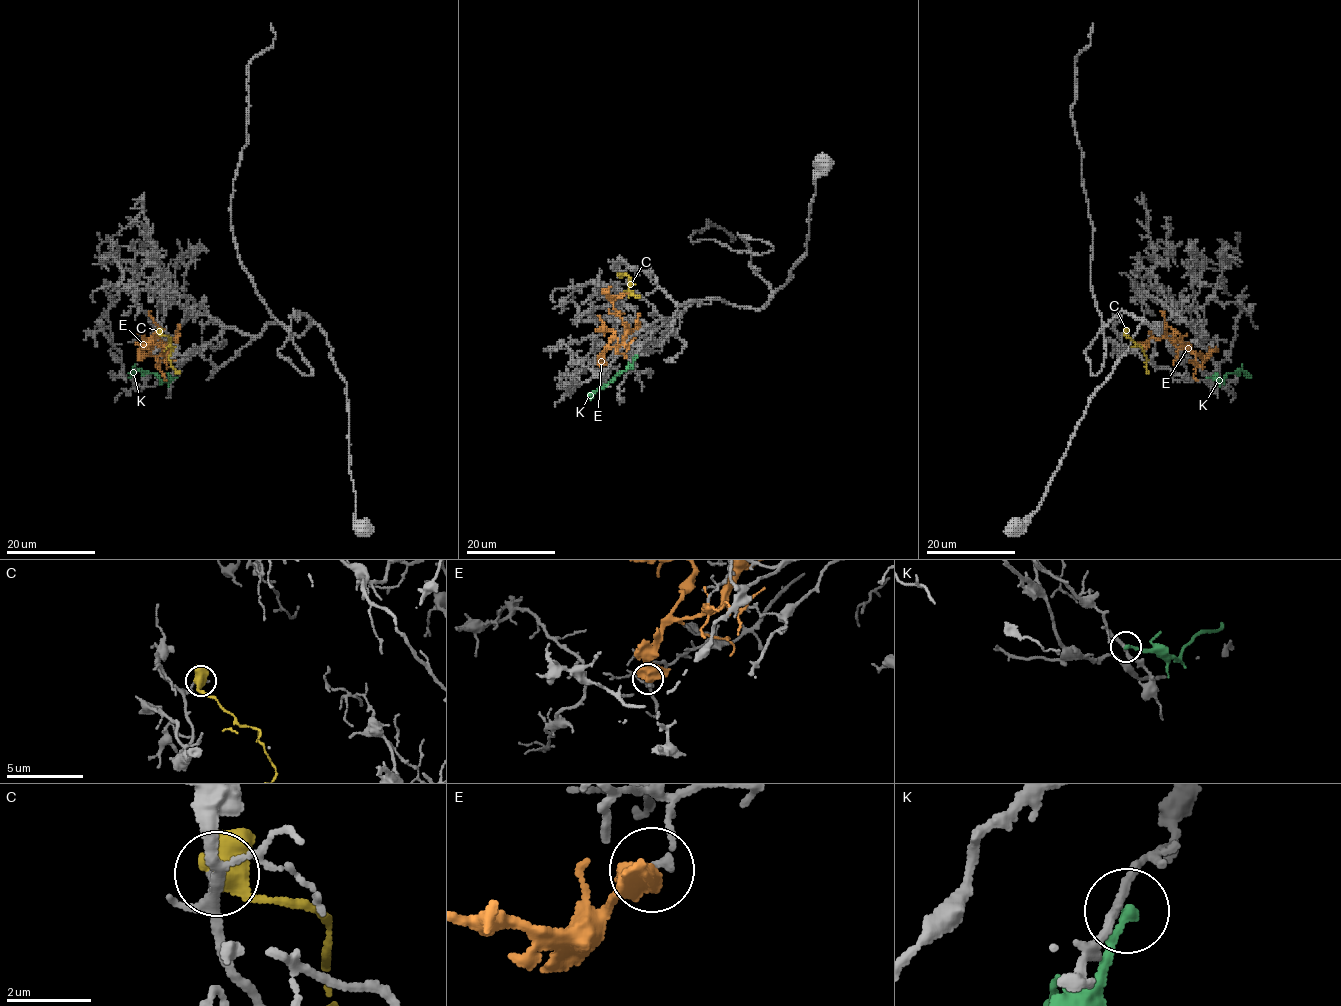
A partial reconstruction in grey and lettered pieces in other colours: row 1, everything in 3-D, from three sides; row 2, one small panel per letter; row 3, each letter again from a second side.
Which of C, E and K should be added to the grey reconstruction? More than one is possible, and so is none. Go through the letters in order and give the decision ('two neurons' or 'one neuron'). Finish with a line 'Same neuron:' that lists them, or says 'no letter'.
C: two neurons
E: two neurons
K: two neurons
Same neuron: no letter

